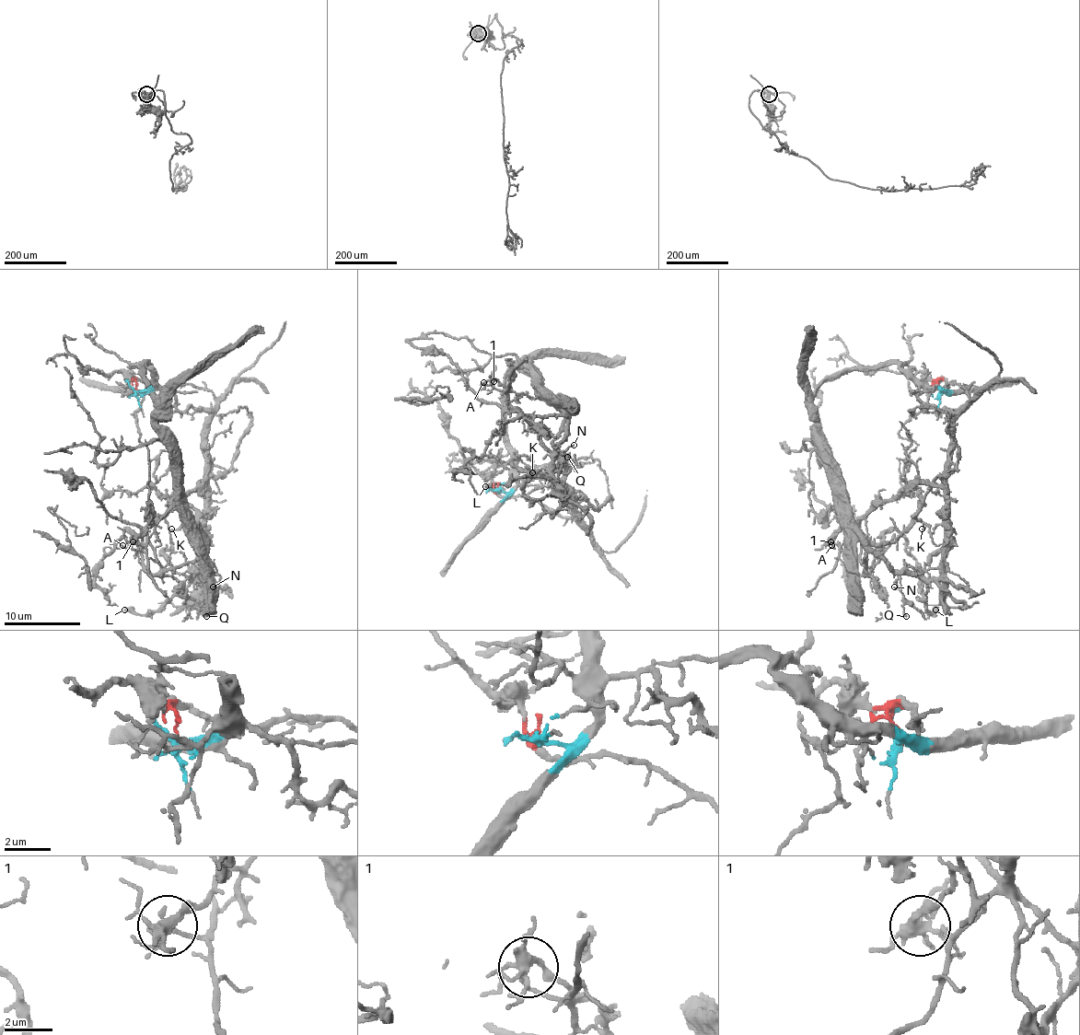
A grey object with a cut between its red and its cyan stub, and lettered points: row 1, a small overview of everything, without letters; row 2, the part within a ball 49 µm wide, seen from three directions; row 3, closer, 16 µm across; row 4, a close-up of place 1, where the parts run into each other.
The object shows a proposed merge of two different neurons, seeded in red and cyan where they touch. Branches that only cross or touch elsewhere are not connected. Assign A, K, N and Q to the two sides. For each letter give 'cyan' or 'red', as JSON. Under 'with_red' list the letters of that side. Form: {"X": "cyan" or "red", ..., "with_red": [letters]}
{"A": "cyan", "K": "cyan", "N": "cyan", "Q": "cyan", "with_red": []}

